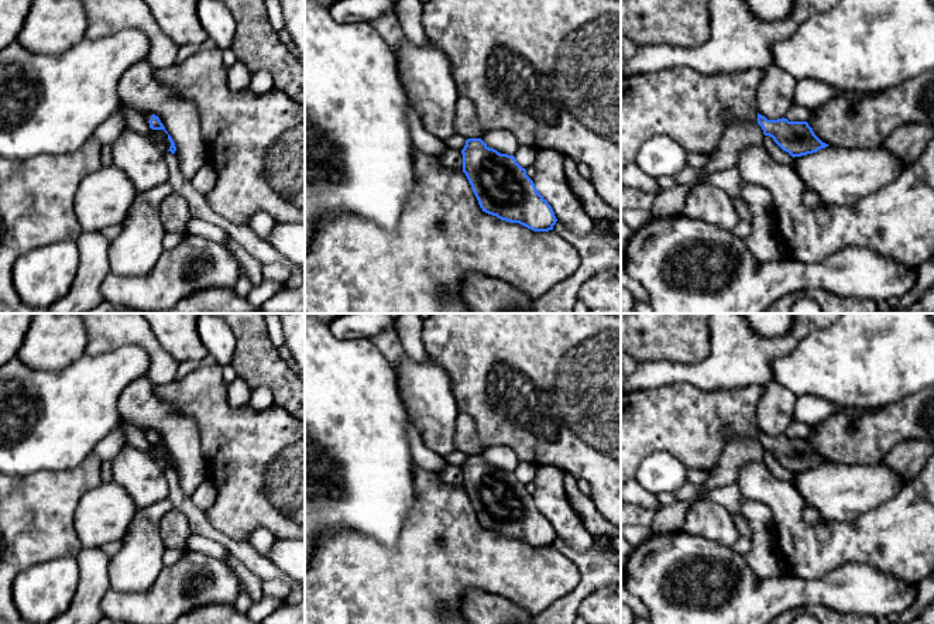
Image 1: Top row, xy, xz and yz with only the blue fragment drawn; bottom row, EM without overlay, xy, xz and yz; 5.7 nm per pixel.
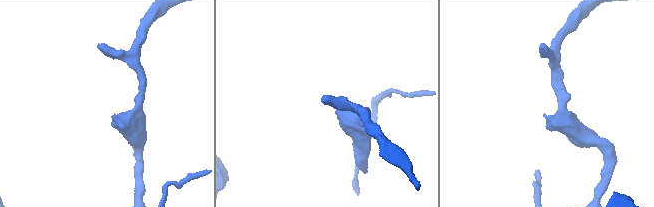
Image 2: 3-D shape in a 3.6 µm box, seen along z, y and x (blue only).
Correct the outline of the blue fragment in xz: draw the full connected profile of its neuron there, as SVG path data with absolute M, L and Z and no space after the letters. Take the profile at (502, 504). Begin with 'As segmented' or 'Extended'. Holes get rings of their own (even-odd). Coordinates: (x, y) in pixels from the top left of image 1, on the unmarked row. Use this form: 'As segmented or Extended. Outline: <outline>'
As segmented. Outline: M468 455L461 466L463 488L483 528L519 539L533 548L553 546L557 535L514 472L490 464L481 455Z

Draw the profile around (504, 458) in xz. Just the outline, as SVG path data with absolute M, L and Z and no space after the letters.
M508 446L485 448L481 456L487 460L487 463L508 472L514 472L519 463L515 452Z

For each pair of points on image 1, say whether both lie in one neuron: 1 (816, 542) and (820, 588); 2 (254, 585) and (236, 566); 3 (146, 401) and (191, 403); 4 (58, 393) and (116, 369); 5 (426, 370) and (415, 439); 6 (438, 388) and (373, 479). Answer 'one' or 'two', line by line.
1: two
2: one
3: two
4: one
5: two
6: two

